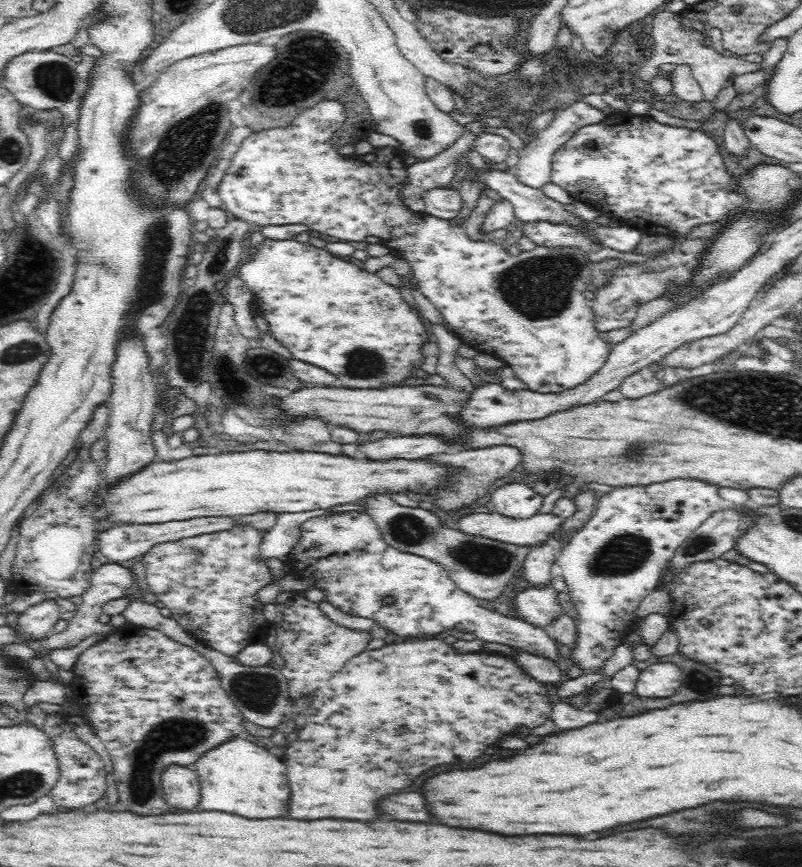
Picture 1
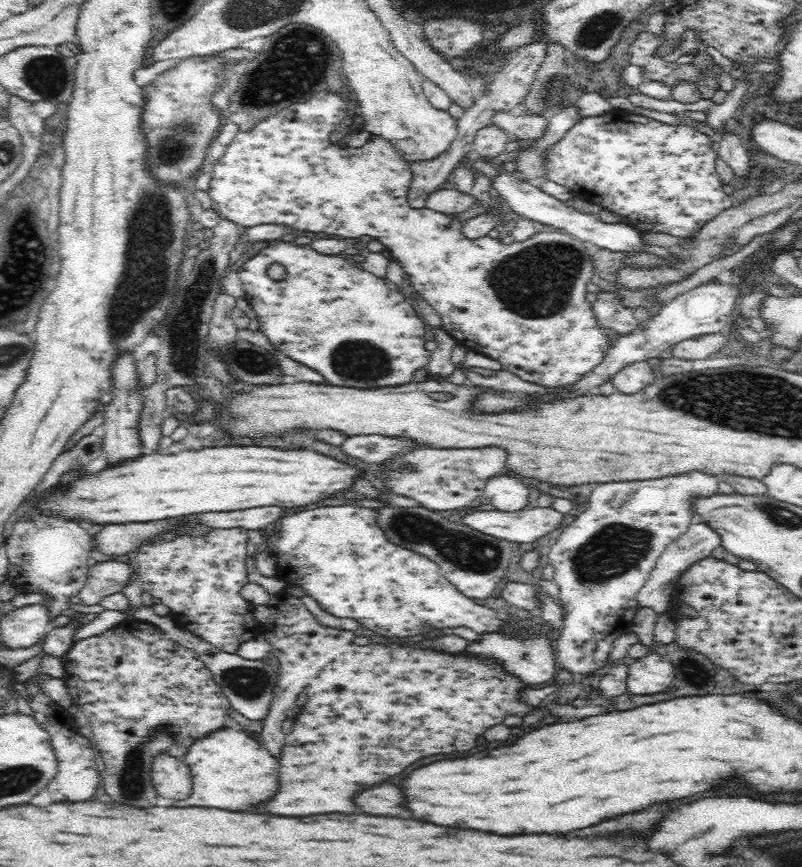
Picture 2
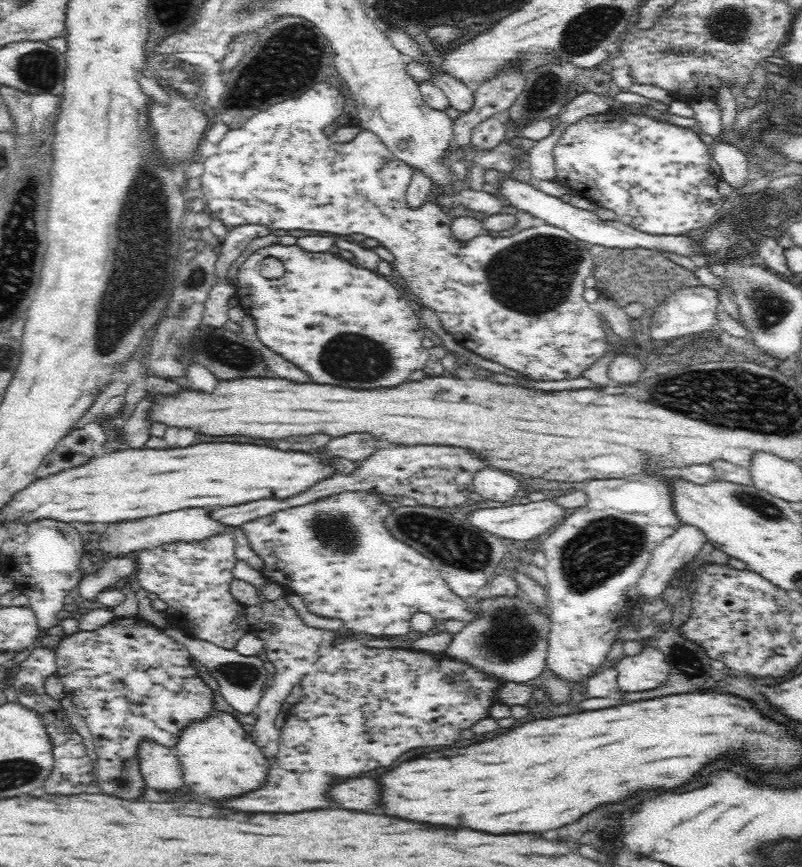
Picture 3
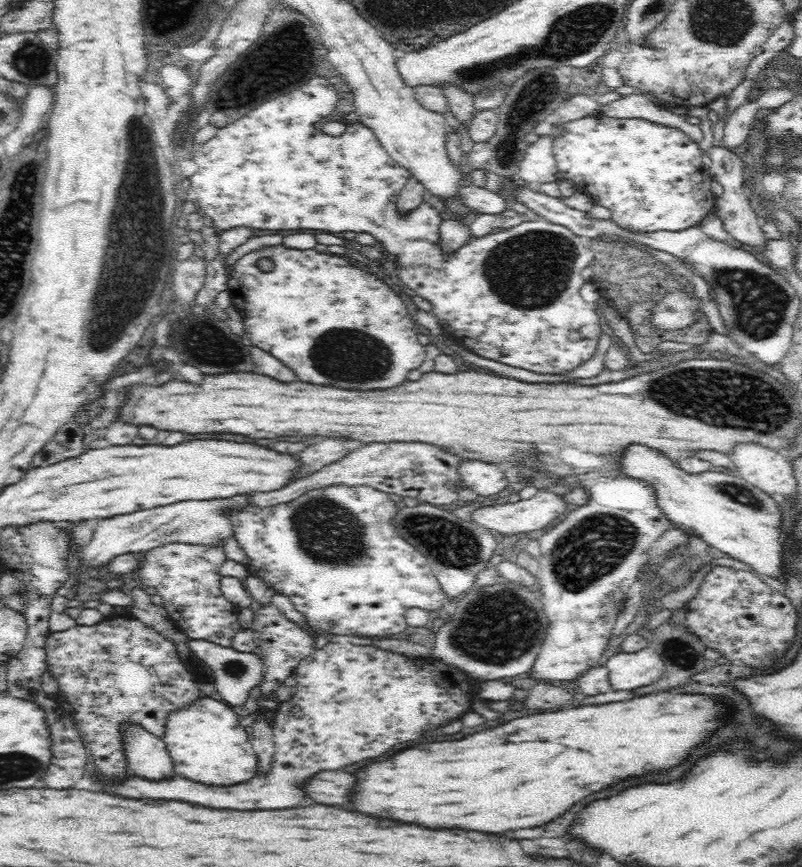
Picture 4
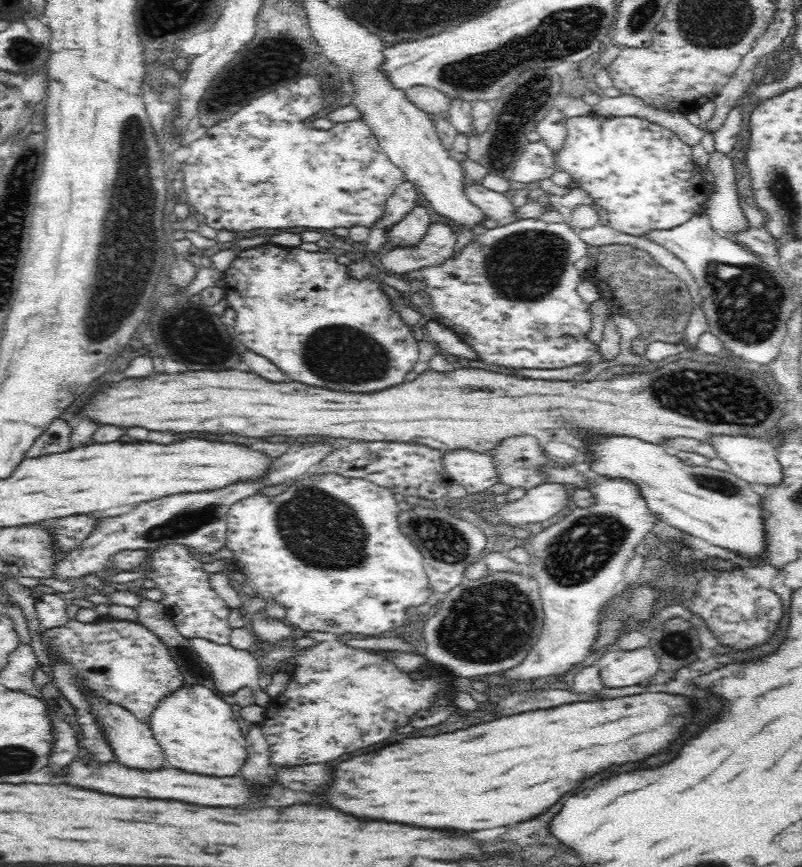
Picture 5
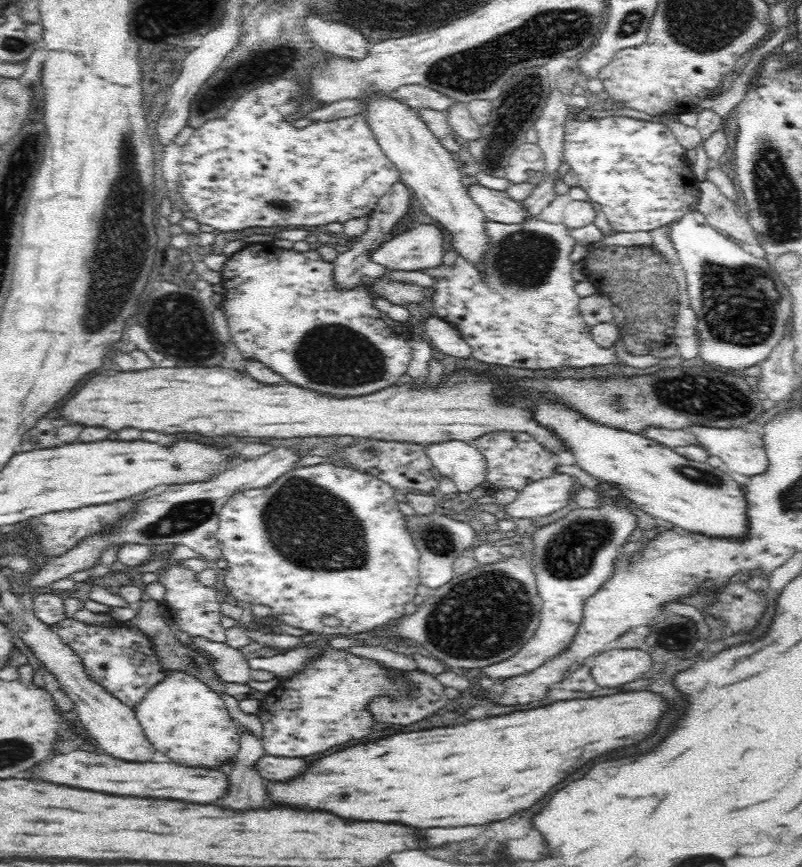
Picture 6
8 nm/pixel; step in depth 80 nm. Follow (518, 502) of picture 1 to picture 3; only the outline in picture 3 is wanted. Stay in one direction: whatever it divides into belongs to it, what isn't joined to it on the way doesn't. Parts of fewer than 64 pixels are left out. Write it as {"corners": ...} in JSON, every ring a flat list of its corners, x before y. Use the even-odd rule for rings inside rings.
{"corners":[[495,467,480,468,478,472,472,473,471,479,474,492,482,494,488,500,506,500,508,498,509,504,512,504,512,500,517,496,519,490,523,490,519,480]]}

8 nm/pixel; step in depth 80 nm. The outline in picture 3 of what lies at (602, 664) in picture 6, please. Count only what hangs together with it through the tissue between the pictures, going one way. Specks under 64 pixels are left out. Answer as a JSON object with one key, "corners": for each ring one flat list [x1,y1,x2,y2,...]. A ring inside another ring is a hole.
{"corners":[[647,644,640,654,624,655,612,667,617,671,617,687,620,691,654,689,669,675,668,663,653,644]]}

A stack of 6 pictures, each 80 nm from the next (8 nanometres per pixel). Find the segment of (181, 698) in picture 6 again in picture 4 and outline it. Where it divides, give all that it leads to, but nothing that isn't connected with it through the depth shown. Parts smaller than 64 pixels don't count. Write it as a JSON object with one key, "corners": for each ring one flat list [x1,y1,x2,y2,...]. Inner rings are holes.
{"corners":[[202,694,187,705,168,711,161,723,159,739,166,745,172,759,173,772,216,785,242,782,256,775,256,757,249,733,239,725,237,715,224,700]]}

